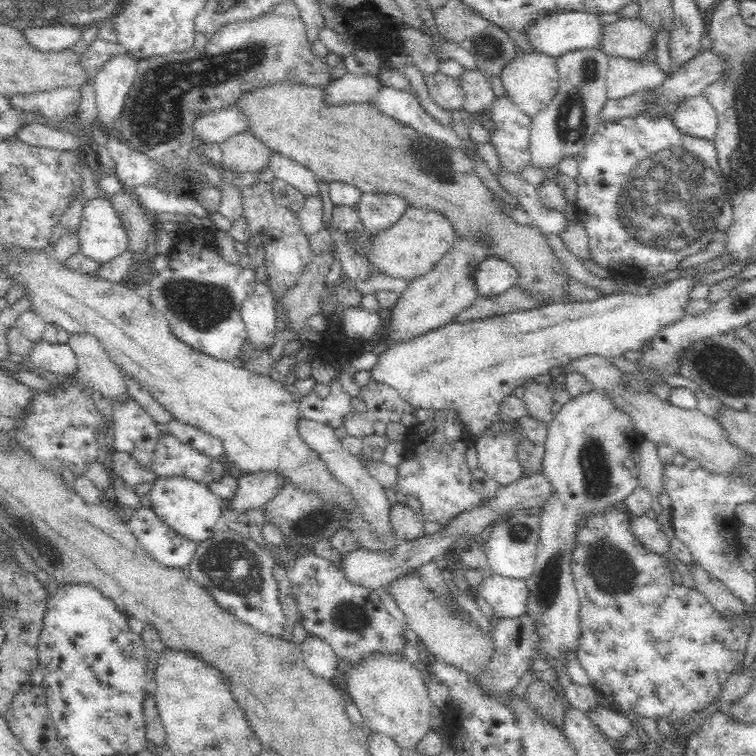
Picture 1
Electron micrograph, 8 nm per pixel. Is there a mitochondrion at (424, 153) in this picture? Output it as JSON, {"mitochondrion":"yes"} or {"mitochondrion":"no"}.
{"mitochondrion":"yes"}

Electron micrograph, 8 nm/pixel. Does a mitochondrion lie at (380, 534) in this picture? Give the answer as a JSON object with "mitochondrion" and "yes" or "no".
{"mitochondrion":"no"}

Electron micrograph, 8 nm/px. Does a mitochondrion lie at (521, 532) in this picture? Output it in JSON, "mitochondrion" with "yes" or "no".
{"mitochondrion":"yes"}

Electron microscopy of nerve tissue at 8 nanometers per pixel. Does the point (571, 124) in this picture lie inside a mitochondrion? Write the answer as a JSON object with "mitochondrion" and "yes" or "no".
{"mitochondrion":"yes"}

